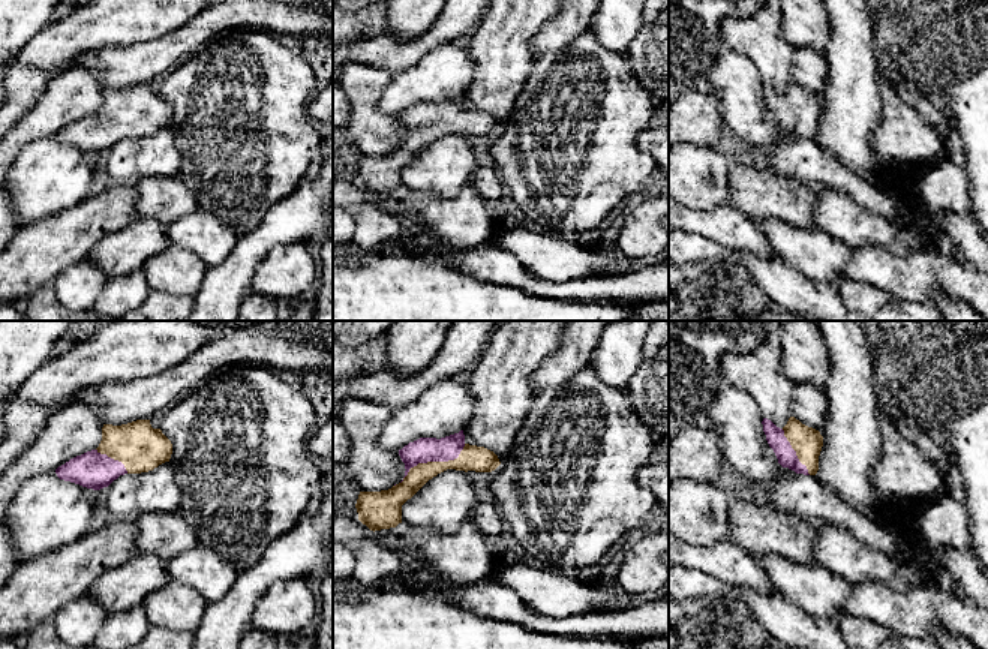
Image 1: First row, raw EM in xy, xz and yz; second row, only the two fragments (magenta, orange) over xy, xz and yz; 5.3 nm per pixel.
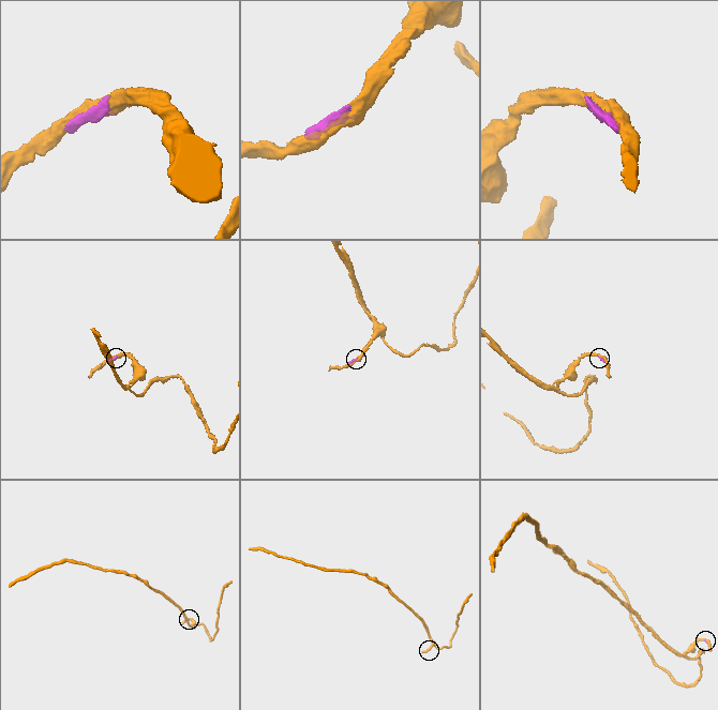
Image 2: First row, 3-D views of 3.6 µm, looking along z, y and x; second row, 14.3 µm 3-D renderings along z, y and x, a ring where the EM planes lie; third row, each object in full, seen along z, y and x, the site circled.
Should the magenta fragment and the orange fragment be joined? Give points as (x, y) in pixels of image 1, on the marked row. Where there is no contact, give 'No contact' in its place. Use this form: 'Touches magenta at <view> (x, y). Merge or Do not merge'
Touches magenta at xz (432, 460). Merge

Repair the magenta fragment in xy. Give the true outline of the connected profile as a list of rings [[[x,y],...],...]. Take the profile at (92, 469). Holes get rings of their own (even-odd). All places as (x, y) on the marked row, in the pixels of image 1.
[[[136,420],[121,426],[103,424],[102,441],[96,450],[87,451],[55,469],[60,480],[100,490],[124,474],[141,474],[169,462],[171,441],[160,429],[153,429],[150,420]]]

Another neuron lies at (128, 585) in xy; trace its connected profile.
[[[135,555],[102,574],[87,594],[109,615],[142,604],[147,595],[166,586],[169,580],[166,561],[154,555]]]

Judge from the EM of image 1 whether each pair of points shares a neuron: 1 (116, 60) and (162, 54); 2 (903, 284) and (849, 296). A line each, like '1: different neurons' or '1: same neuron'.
1: same neuron
2: different neurons

